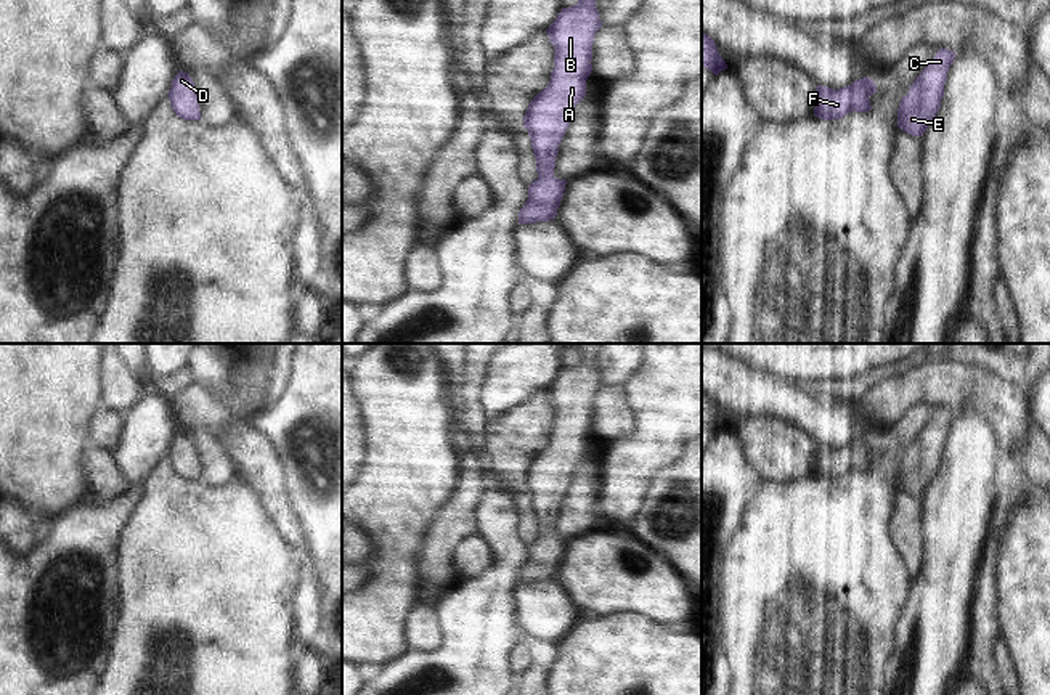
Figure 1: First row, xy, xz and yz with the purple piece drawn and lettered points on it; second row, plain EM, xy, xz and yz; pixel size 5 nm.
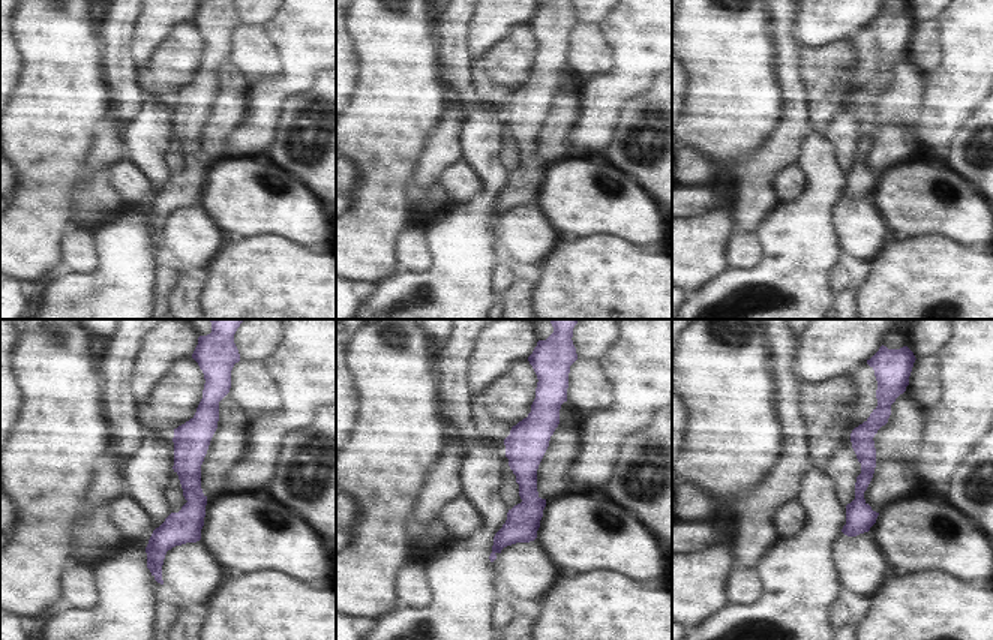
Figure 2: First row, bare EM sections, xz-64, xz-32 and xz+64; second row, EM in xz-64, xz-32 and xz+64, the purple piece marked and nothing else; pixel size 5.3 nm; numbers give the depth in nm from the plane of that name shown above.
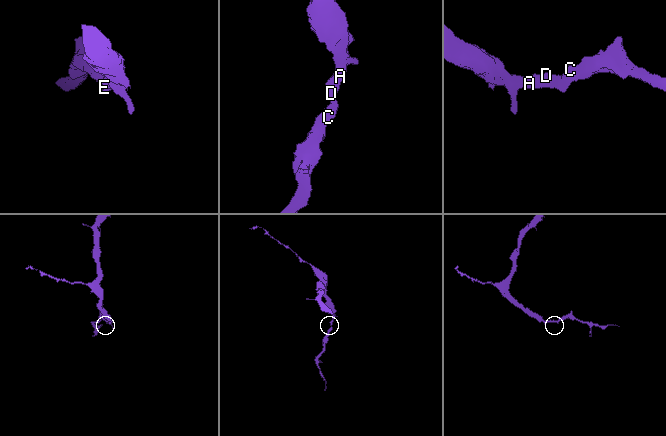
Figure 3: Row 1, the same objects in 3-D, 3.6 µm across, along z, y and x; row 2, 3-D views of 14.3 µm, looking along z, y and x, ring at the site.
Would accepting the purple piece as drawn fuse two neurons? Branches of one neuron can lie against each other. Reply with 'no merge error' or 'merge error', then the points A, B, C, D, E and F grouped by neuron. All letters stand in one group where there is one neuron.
no merge error; groups A B C D E F

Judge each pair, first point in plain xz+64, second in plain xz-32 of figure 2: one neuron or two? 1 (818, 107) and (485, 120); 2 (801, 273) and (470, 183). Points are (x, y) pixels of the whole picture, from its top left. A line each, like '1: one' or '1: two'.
1: two
2: two

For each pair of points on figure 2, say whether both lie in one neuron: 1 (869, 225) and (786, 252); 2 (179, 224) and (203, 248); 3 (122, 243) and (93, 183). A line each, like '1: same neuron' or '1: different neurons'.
1: different neurons
2: same neuron
3: different neurons

